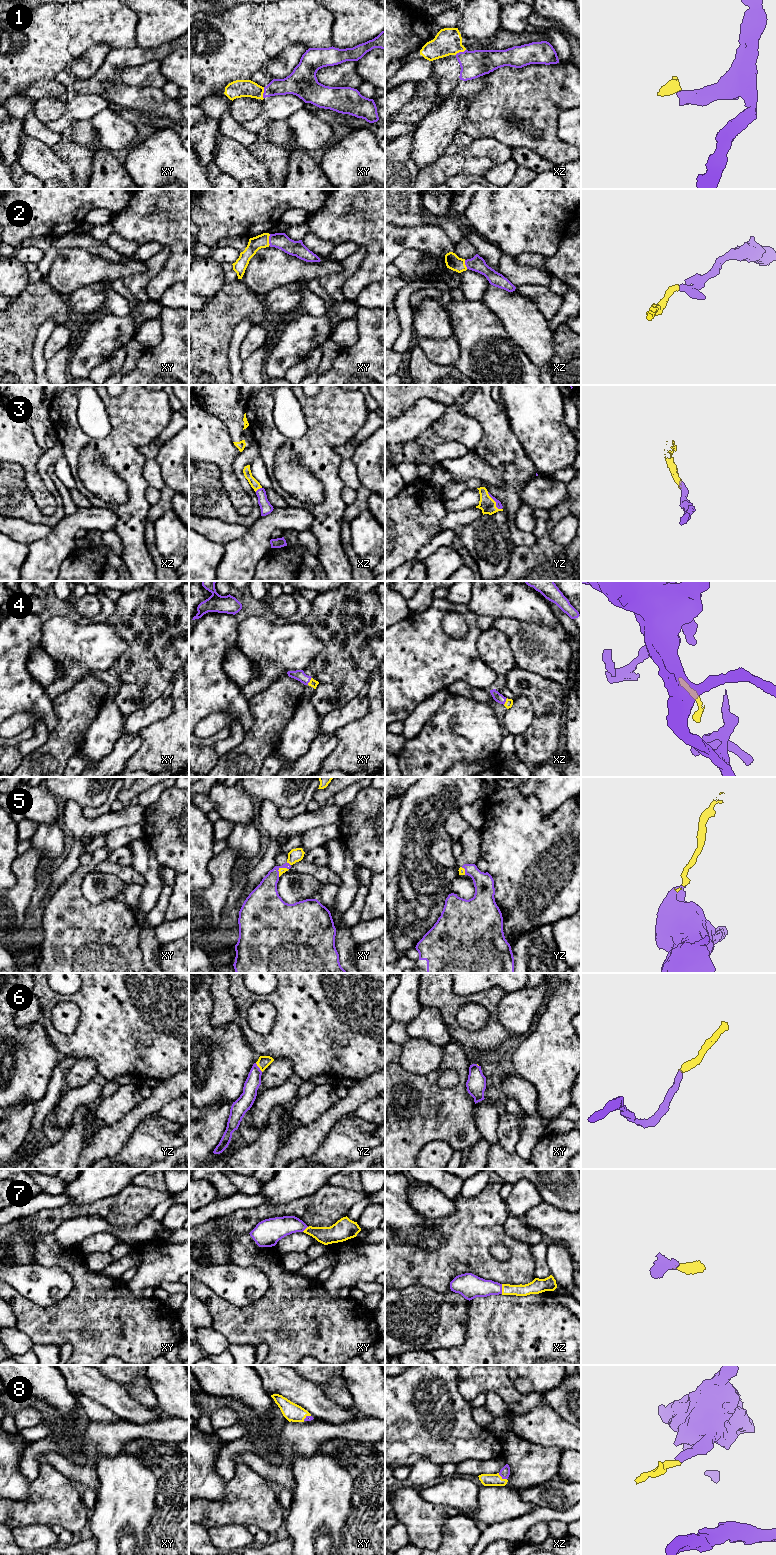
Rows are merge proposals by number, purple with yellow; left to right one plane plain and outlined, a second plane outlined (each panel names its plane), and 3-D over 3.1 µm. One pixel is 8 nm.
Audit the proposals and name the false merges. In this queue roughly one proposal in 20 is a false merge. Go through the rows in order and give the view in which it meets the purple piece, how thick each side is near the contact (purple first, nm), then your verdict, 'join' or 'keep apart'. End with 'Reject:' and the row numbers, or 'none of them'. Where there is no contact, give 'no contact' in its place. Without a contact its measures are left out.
1: contact in xy; calibres 160 and 140 nm; keep apart
2: contact in xy; calibres 130 and 110 nm; join
3: contact in yz; calibres 50 and 130 nm; join
4: contact in xy; calibres 90 and 70 nm; join
5: contact in xy; calibres 190 and 50 nm; join
6: contact in yz; calibres 120 and 100 nm; join
7: contact in xz; calibres 200 and 100 nm; join
8: contact in xz; calibres 80 and 100 nm; join
Reject: 1

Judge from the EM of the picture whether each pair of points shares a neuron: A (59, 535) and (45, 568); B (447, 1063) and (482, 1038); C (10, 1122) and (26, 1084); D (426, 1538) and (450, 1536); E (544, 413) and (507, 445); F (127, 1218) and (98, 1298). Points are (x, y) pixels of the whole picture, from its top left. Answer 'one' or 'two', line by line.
A: one
B: two
C: two
D: two
E: two
F: two

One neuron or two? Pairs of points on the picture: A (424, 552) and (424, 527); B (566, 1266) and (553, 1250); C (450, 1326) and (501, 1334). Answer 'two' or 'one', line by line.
A: two
B: one
C: two

